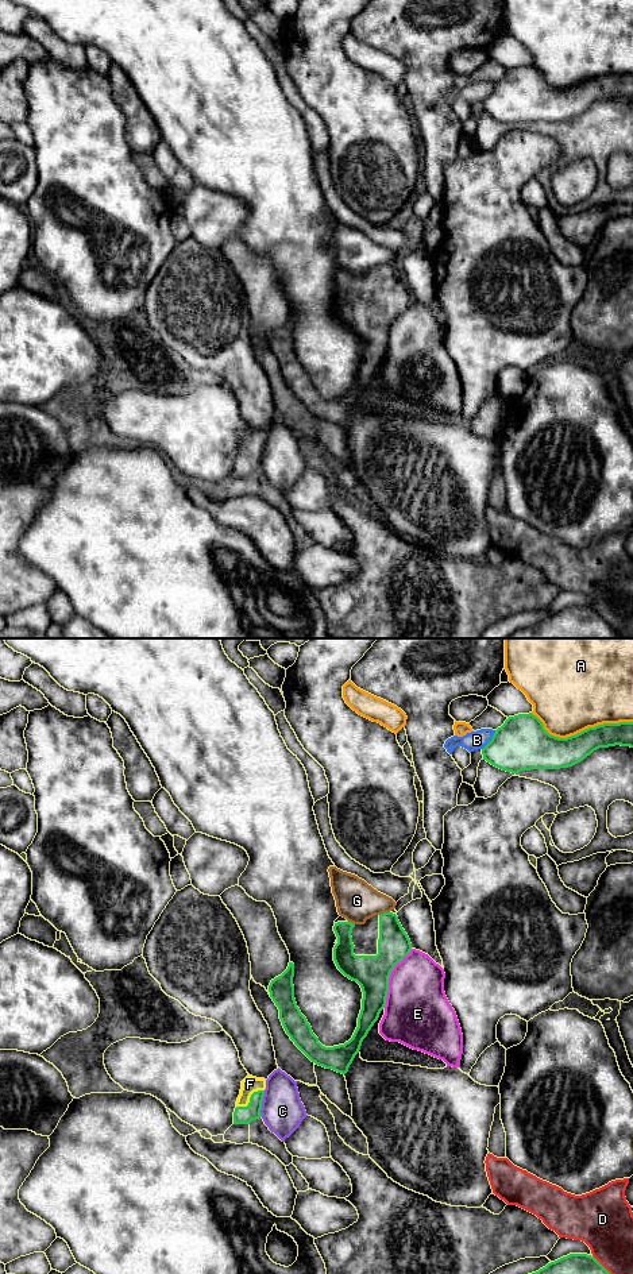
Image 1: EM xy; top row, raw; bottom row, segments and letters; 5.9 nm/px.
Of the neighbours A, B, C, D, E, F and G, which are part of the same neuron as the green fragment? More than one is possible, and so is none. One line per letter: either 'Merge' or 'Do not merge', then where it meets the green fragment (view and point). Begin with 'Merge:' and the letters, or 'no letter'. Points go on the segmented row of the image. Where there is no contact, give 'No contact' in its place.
Merge: F
A: Do not merge. Touches green at xy (581, 732)
B: Do not merge. Touches green at xy (491, 740)
C: Do not merge. Touches green at xy (261, 1104)
D: Do not merge. Touches green at xy (601, 1265)
E: Do not merge. Touches green at xy (388, 979)
F: Merge. Touches green at xy (250, 1099)
G: Do not merge. Touches green at xy (383, 912)

